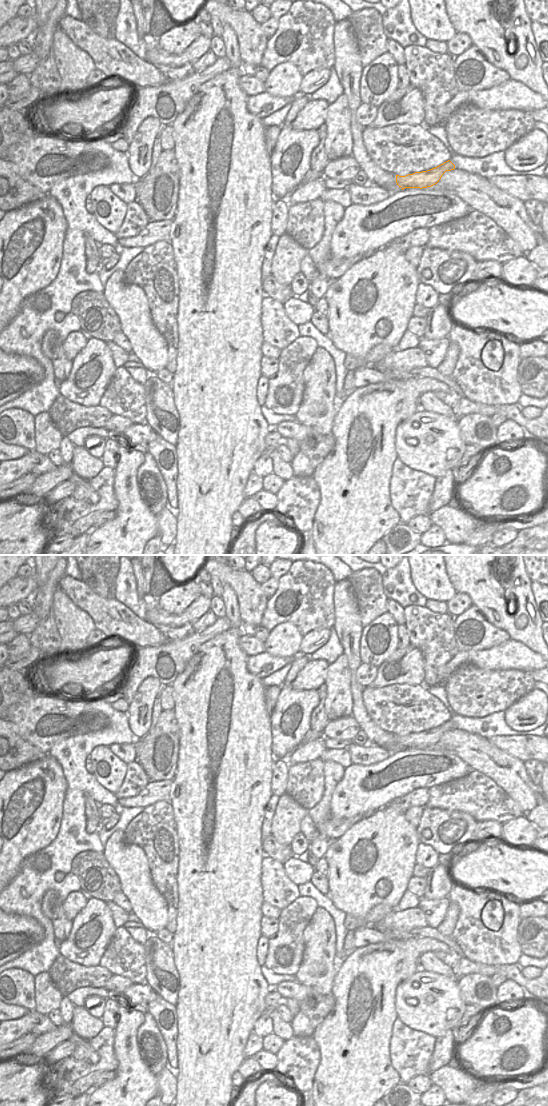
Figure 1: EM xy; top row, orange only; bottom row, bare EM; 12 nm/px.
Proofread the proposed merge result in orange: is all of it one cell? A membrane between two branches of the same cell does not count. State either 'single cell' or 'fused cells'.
single cell

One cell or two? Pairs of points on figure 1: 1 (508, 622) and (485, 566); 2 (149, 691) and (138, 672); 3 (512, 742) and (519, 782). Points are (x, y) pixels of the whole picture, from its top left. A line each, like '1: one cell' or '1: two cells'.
1: one cell
2: two cells
3: two cells

